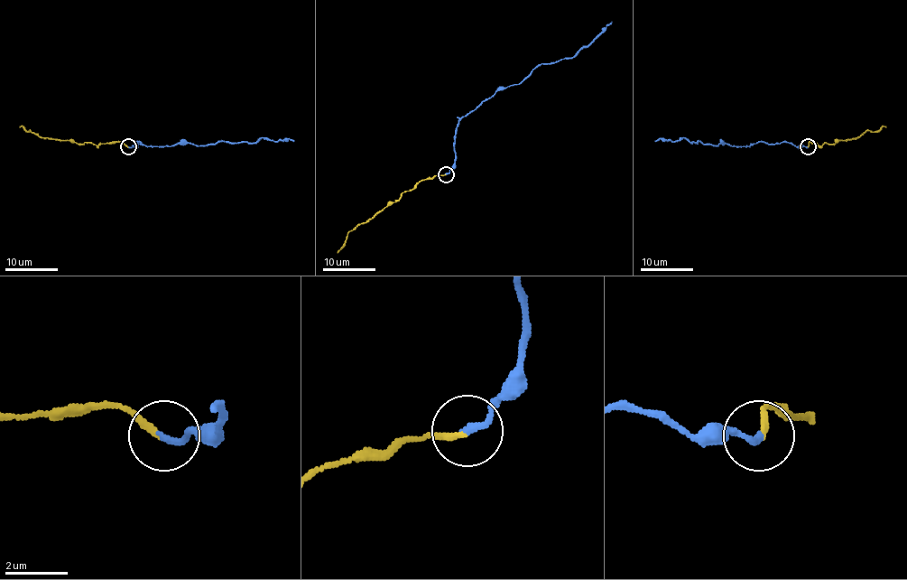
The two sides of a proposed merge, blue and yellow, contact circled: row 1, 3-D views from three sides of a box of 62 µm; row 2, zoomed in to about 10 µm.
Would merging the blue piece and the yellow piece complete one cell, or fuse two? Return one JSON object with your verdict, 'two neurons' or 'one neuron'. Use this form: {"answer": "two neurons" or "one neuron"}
{"answer": "one neuron"}

